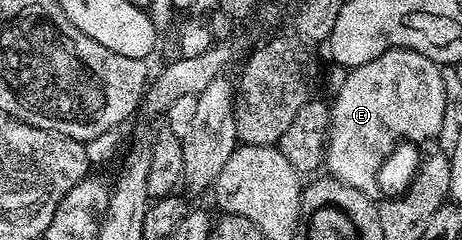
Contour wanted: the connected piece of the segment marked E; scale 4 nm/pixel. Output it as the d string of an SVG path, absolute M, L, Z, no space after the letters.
M393 47L381 53L381 57L373 57L360 67L352 67L345 77L345 85L334 92L335 103L330 104L331 129L327 136L325 167L330 178L339 179L345 185L365 193L365 197L378 200L379 170L383 162L395 151L395 146L402 139L411 143L423 143L426 139L434 140L442 129L445 116L446 85L442 80L443 67L429 57L417 53L413 49Z

